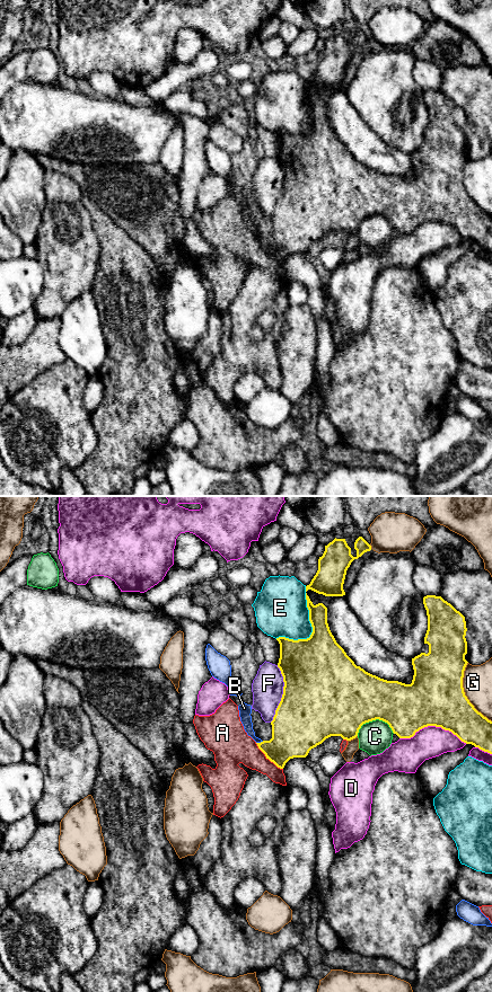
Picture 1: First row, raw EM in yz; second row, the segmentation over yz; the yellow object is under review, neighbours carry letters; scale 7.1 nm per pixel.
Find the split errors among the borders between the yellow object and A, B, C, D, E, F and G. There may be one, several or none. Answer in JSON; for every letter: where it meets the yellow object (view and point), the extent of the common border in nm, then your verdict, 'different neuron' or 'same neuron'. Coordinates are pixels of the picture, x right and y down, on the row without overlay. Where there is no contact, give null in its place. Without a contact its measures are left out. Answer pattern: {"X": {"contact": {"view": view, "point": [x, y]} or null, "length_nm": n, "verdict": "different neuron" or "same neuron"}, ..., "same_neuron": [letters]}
{"A": {"contact": {"view": "yz", "point": [268, 253]}, "length_nm": 280, "verdict": "different neuron"}, "B": {"contact": {"view": "yz", "point": [261, 237]}, "length_nm": 60, "verdict": "different neuron"}, "C": {"contact": {"view": "yz", "point": [374, 214]}, "length_nm": 280, "verdict": "different neuron"}, "D": {"contact": {"view": "yz", "point": [433, 220]}, "length_nm": 480, "verdict": "different neuron"}, "E": {"contact": {"view": "yz", "point": [313, 126]}, "length_nm": 400, "verdict": "different neuron"}, "F": {"contact": {"view": "yz", "point": [283, 188]}, "length_nm": 420, "verdict": "different neuron"}, "G": {"contact": {"view": "yz", "point": [464, 188]}, "length_nm": 460, "verdict": "different neuron"}, "same_neuron": []}

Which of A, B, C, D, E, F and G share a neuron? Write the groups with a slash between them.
A / B / C / D / E / F / G

